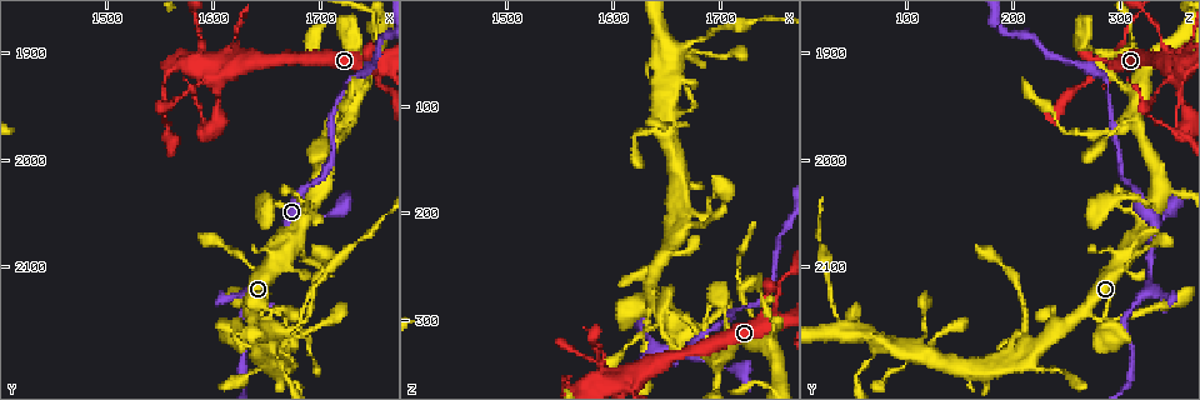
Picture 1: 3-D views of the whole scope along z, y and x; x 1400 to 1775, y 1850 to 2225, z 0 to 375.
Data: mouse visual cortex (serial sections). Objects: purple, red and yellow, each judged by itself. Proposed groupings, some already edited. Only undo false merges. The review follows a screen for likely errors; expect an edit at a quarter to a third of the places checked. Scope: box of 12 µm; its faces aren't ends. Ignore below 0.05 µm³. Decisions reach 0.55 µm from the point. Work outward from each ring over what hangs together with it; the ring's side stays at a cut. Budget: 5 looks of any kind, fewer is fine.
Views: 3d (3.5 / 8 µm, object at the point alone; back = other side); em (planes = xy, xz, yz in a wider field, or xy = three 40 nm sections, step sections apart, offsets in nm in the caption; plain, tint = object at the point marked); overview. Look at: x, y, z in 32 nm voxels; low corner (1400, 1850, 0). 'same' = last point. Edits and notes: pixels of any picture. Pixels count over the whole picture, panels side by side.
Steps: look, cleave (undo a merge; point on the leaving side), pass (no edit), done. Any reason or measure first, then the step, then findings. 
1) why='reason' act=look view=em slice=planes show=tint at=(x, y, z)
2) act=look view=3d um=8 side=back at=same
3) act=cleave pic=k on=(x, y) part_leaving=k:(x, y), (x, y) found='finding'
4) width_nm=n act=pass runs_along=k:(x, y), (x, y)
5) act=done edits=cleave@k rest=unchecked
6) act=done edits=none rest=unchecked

why='branch point' act=look view=3d um=8 at=(1648, 2120, 326)

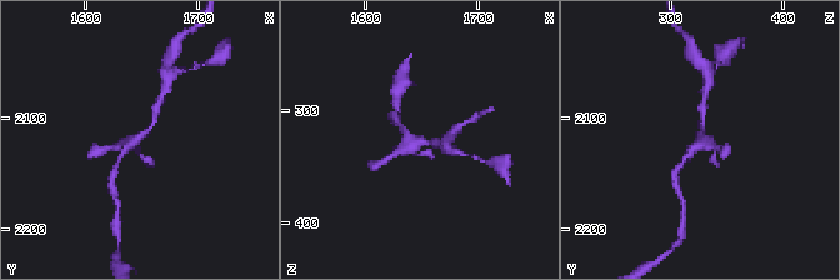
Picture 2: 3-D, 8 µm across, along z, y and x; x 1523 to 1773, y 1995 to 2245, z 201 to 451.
why='zoom in' act=look view=3d um=3.5 side=back at=(1644, 2120, 328)

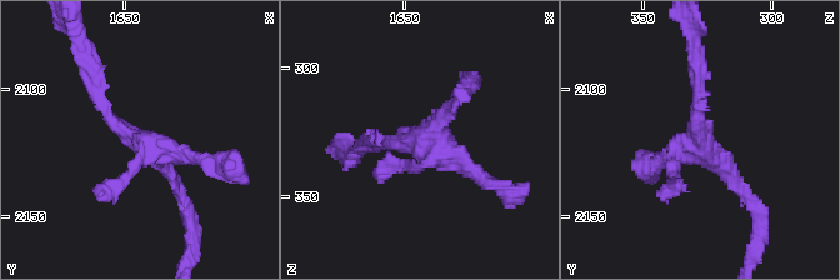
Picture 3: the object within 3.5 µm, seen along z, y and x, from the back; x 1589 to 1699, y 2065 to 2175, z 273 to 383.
act=pass runs_along=3:(94, 65), (105, 110), (179, 191) found='continuous, no second cell'

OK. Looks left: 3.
why='a narrow waist' act=look view=3d um=3.5 at=(1752, 1886, 310)

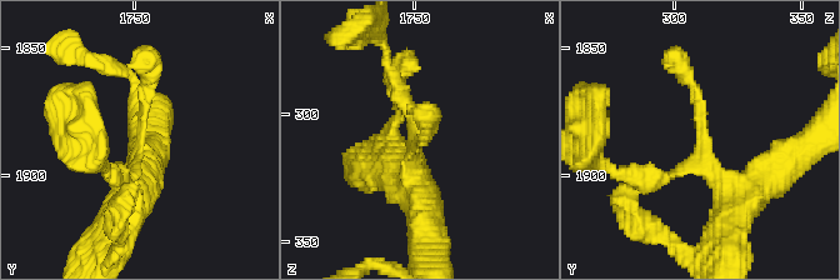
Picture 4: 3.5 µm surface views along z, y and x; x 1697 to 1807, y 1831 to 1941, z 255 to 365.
why='shape alone is not enough' act=look view=em slice=xy step=5 show=tint at=(1751, 1884, 312)

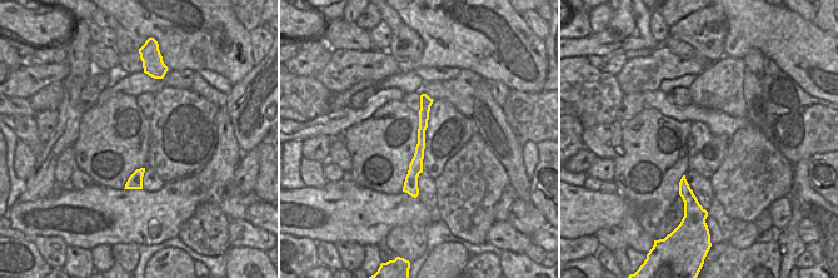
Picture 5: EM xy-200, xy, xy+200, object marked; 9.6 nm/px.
width_nm=120 act=pass runs_along=4:(740, 206), (708, 173), (698, 95), (675, 56) found='one cell here'

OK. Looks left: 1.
act=done edits=none rest=unchecked

